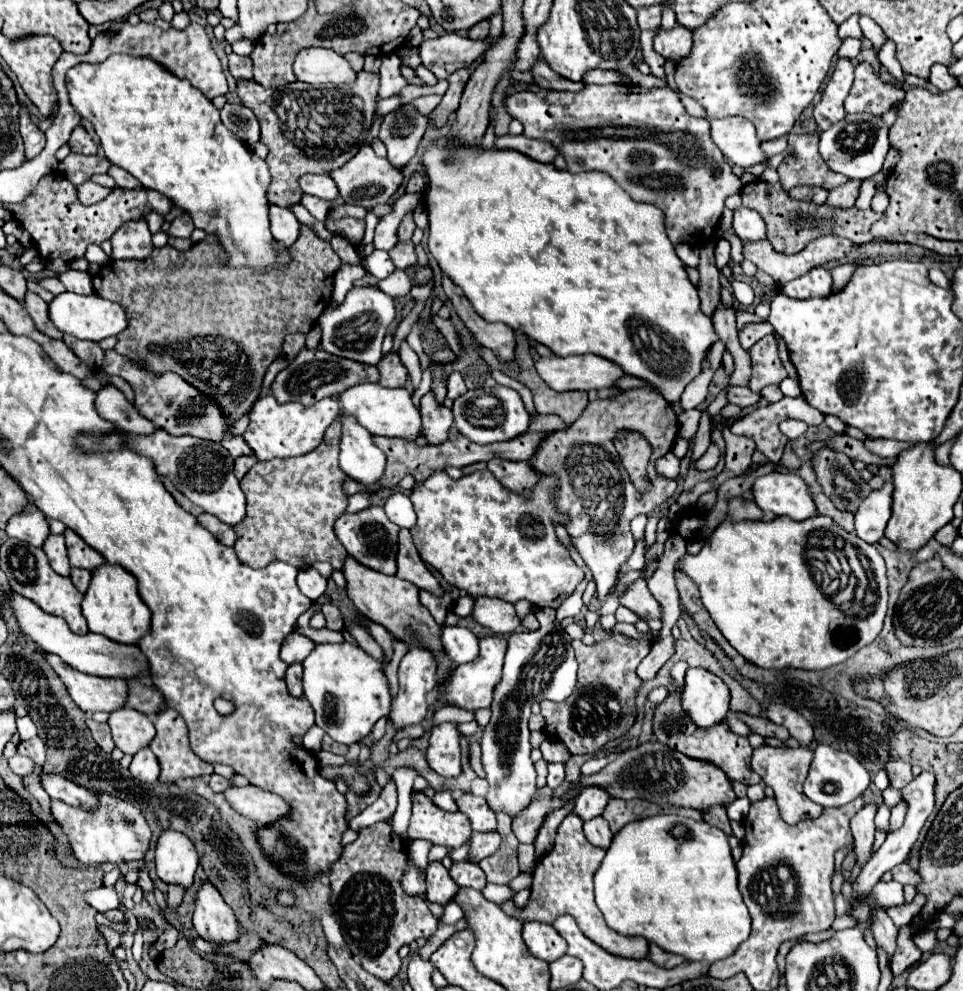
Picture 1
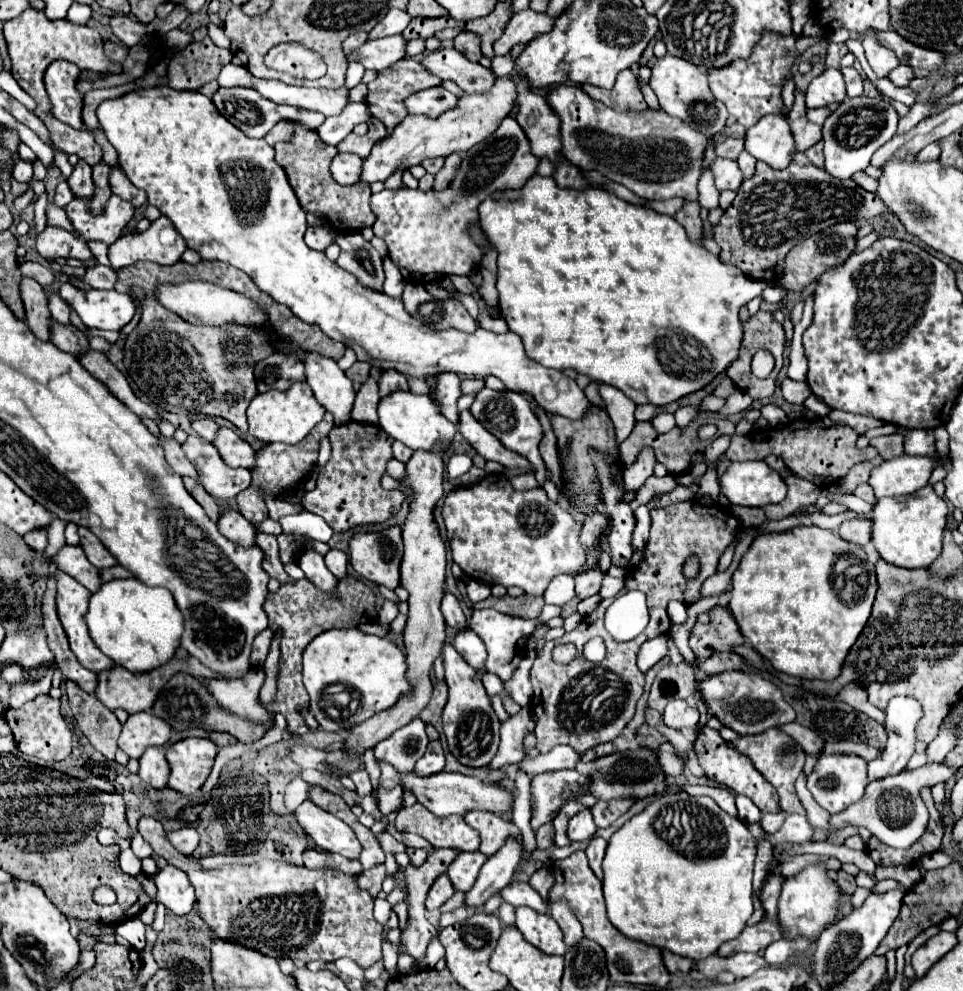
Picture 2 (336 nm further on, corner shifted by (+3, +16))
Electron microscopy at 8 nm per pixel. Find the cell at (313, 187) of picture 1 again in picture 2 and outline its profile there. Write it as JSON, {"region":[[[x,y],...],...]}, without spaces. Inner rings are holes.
{"region":[[[336,154],[332,160],[332,176],[338,184],[354,184],[362,174],[362,158],[356,154]]]}

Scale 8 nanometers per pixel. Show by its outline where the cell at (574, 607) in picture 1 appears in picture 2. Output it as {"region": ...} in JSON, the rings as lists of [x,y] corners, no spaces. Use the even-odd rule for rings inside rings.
{"region":[[[482,388],[470,410],[472,410],[472,416],[504,444],[504,448],[520,454],[532,466],[536,466],[540,480],[544,480],[546,468],[544,468],[544,462],[542,462],[540,452],[538,452],[538,444],[540,444],[544,434],[542,434],[540,420],[536,418],[536,414],[534,414],[526,396],[522,396],[518,392],[494,392],[490,388]]]}

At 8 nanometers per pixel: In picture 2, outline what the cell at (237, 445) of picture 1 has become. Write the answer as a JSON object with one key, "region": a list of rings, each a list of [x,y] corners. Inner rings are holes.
{"region":[[[200,418],[200,420],[194,420],[194,422],[192,422],[192,428],[196,430],[198,436],[202,436],[202,438],[208,440],[208,442],[212,442],[214,436],[216,436],[218,424],[216,424],[214,420],[210,420],[210,418]]]}

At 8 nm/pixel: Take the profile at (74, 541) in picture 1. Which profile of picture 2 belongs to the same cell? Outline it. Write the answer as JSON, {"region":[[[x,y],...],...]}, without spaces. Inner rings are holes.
{"region":[[[78,528],[78,534],[80,534],[80,544],[88,556],[88,560],[96,566],[96,568],[110,568],[110,566],[116,566],[118,560],[108,552],[108,548],[98,540],[98,536],[88,530],[88,528]]]}

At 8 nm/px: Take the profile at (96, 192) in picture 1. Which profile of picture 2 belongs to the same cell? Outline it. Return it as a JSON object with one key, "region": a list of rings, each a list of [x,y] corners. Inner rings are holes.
{"region":[[[60,182],[58,184],[58,188],[56,188],[56,194],[54,194],[54,204],[58,206],[58,208],[66,208],[66,204],[72,200],[74,196],[72,196],[72,192],[70,192],[70,186],[68,186],[68,182]]]}

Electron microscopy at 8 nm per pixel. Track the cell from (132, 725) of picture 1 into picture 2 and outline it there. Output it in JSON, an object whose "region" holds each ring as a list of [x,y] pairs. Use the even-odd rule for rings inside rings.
{"region":[[[150,712],[130,714],[122,734],[118,738],[118,748],[130,758],[140,758],[150,746],[164,746],[172,736],[170,724]]]}

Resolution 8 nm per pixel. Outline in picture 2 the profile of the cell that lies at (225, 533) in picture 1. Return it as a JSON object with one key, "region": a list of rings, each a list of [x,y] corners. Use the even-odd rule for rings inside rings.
{"region":[[[226,510],[226,512],[222,512],[222,516],[220,516],[220,520],[218,520],[218,528],[220,528],[220,532],[228,538],[228,540],[232,540],[232,542],[236,542],[236,544],[240,544],[240,546],[244,546],[244,548],[252,548],[252,546],[256,546],[256,530],[254,530],[254,524],[250,524],[240,512],[236,512],[236,510]]]}

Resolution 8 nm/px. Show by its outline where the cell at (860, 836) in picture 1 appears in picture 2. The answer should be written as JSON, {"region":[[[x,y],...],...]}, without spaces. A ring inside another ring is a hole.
{"region":[[[894,696],[884,712],[888,744],[882,752],[882,758],[876,758],[868,764],[870,780],[892,776],[906,768],[910,756],[914,754],[916,724],[922,718],[922,704],[914,698]]]}

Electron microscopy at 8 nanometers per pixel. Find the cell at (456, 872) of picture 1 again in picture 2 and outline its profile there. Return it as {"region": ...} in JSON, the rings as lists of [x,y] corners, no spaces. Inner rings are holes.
{"region":[[[460,852],[448,866],[448,878],[452,880],[454,888],[460,892],[468,892],[478,878],[478,872],[482,864],[486,862],[486,856],[480,852]]]}

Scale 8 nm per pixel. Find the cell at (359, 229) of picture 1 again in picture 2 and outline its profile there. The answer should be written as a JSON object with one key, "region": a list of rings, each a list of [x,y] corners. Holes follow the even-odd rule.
{"region":[[[296,124],[296,136],[290,144],[276,144],[276,160],[286,168],[288,180],[300,200],[300,206],[306,212],[322,212],[332,228],[338,232],[358,232],[362,228],[368,228],[376,222],[376,214],[370,208],[370,184],[358,181],[352,186],[340,186],[332,180],[330,162],[338,154],[334,146],[326,146],[320,142],[320,138],[312,132],[302,128],[302,124]]]}

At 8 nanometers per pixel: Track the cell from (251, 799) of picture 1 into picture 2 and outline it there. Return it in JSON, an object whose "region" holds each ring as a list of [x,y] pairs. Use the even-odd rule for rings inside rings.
{"region":[[[306,800],[296,812],[294,818],[306,830],[306,834],[326,852],[342,854],[348,860],[358,860],[362,846],[356,834],[334,814],[324,812],[314,802]]]}

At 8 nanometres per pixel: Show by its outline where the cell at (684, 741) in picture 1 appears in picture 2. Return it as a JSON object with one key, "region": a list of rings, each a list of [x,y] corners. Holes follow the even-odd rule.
{"region":[[[704,728],[700,732],[700,736],[696,738],[696,744],[694,744],[694,752],[698,756],[698,762],[700,766],[704,768],[706,776],[726,788],[730,788],[732,792],[736,794],[744,794],[748,796],[762,812],[778,812],[780,806],[778,806],[778,794],[774,792],[774,786],[770,782],[766,782],[764,776],[760,776],[760,772],[756,768],[752,768],[750,760],[746,760],[746,756],[742,756],[740,752],[734,752],[734,748],[728,746],[728,742],[722,740],[722,736],[718,734],[718,730],[712,730],[712,728]]]}

